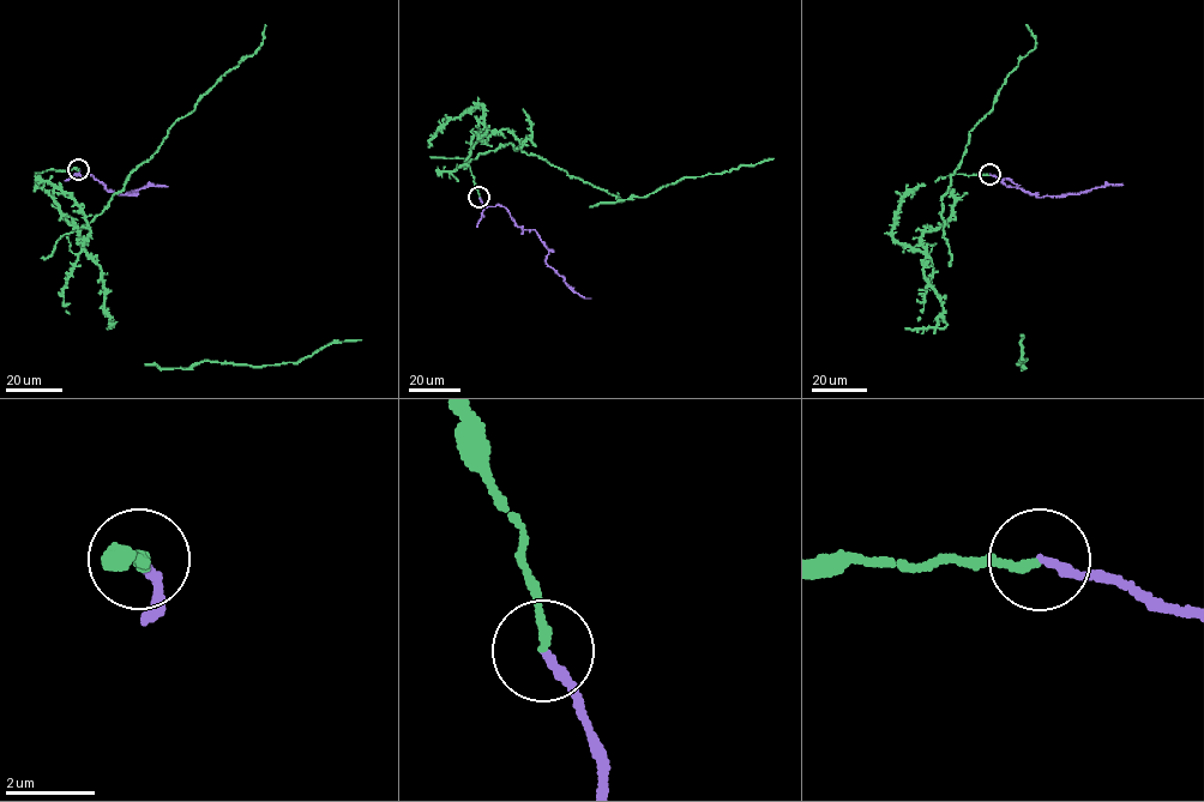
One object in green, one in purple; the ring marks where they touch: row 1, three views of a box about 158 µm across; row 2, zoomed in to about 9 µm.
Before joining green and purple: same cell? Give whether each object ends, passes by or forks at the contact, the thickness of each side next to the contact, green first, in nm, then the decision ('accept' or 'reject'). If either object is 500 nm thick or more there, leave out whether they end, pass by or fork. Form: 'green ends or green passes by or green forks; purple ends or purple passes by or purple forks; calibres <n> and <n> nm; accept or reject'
green ends; purple ends; calibres 190 and 180 nm; accept

